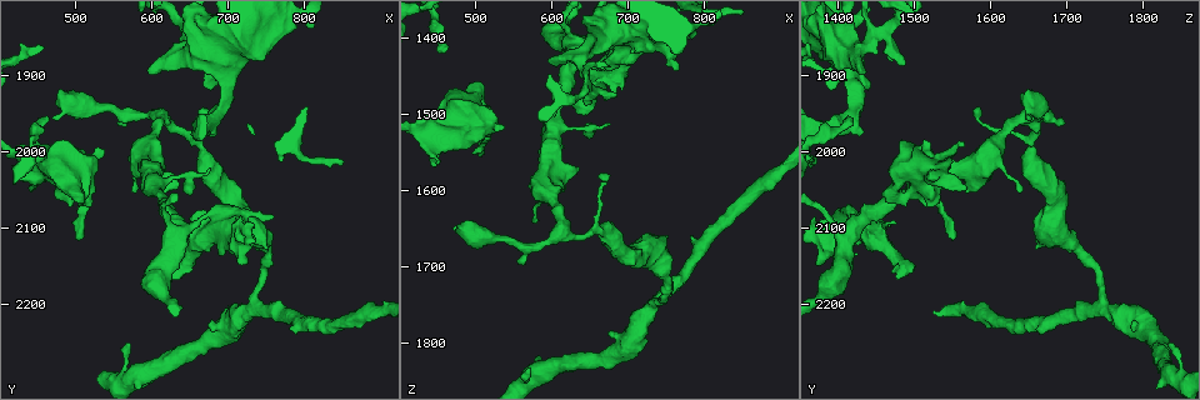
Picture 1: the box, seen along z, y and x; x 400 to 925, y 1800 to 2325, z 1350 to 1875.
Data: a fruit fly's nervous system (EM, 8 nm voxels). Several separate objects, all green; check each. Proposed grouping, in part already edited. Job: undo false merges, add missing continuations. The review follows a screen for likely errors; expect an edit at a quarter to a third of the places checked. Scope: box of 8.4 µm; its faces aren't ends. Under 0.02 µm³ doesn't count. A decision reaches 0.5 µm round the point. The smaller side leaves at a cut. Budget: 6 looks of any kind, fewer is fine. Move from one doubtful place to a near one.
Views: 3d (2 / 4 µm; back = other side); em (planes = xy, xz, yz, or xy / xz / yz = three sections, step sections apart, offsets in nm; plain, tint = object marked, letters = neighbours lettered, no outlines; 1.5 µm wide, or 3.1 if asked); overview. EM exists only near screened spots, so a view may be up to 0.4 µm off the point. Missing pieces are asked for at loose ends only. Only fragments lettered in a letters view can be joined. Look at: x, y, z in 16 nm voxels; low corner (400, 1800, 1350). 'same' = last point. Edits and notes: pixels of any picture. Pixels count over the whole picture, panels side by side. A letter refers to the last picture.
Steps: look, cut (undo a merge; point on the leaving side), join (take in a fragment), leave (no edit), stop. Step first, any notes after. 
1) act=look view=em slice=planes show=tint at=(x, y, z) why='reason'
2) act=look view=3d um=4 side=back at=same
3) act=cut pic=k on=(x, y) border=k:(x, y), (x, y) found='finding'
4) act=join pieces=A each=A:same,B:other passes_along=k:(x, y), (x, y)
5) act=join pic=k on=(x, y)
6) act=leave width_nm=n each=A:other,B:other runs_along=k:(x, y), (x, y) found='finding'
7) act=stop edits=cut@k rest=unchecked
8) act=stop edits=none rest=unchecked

act=look view=em slice=yz step=8 show=letters at=(445, 1990, 1560) why='branch stops here'

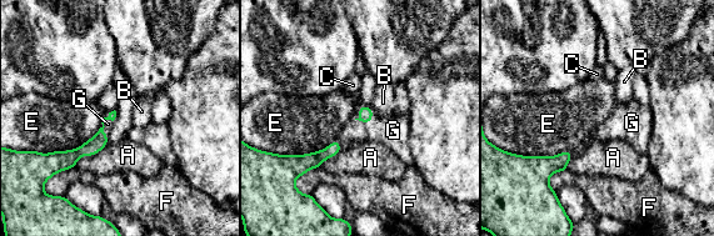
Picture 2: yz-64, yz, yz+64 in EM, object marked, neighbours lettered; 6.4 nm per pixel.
act=look view=em slice=planes show=letters at=same why='cut it another way'

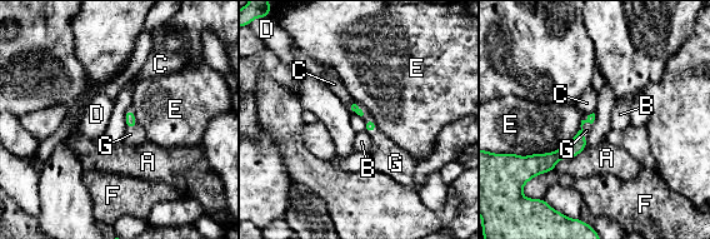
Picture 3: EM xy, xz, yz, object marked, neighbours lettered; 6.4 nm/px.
act=join pieces=G each=A:other,B:other,C:other,D:other,E:other,F:other,G:same passes_along=3:(578, 143), (583, 129), (586, 127) found='it goes on there'

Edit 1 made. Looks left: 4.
act=look view=3d um=4 at=(670, 1945, 1585) why='branch stops here'

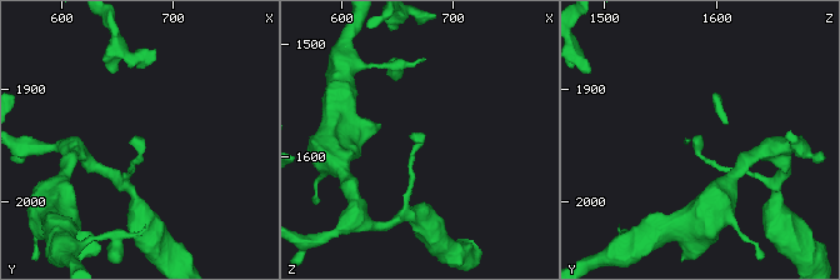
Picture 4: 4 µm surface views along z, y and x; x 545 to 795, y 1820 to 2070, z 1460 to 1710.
act=look view=em slice=yz step=8 show=tint at=(664, 1942, 1584) why='now the EM'

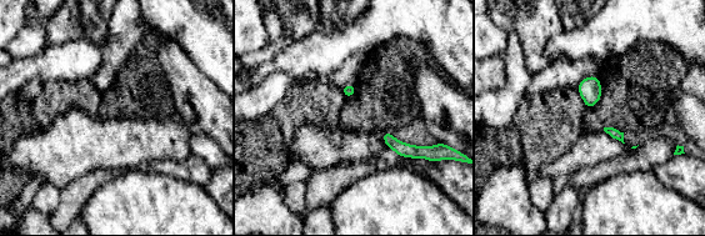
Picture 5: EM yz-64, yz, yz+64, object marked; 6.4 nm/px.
act=look view=em slice=planes show=letters at=same

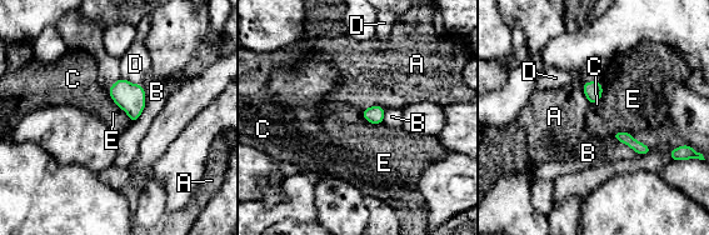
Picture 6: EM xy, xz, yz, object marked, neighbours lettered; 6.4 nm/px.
act=leave width_nm=120 longest_contact=B:280nm each=A:other,B:other,C:other,D:other,E:other found='no lettered fragment goes on from it'

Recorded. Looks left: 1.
act=stop edits=join@3 rest=unchecked

